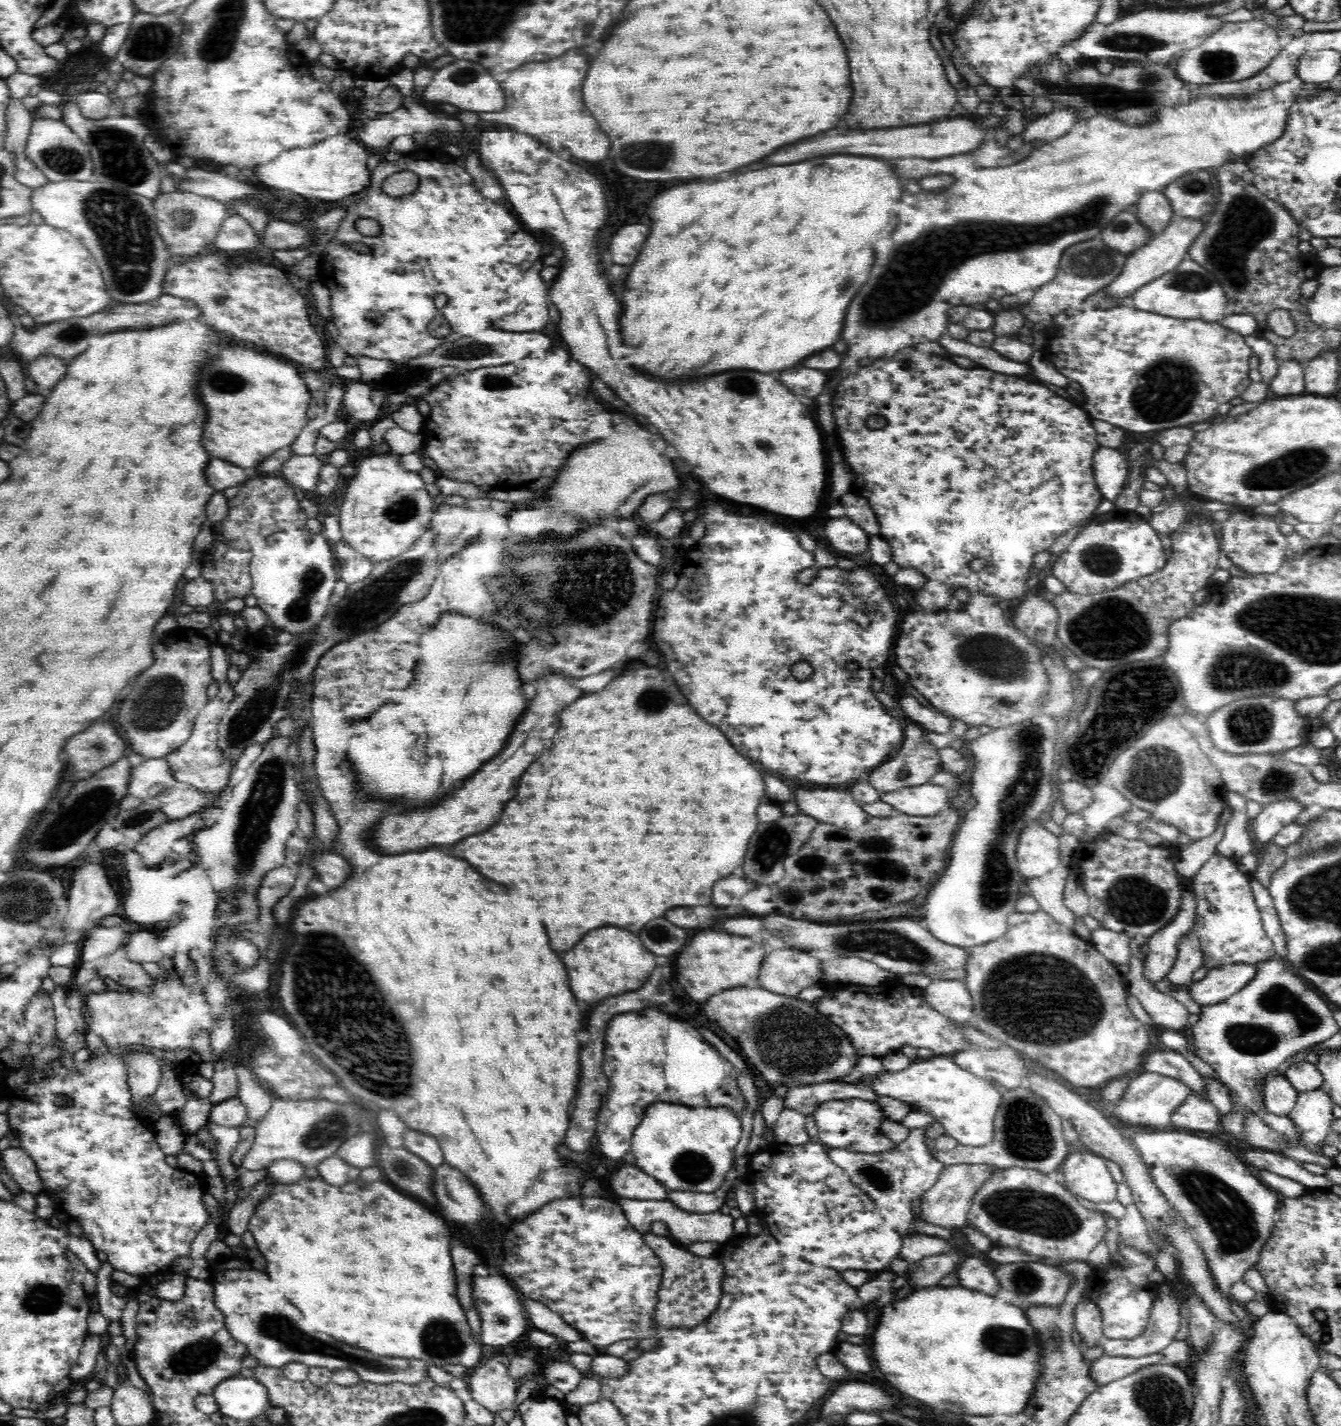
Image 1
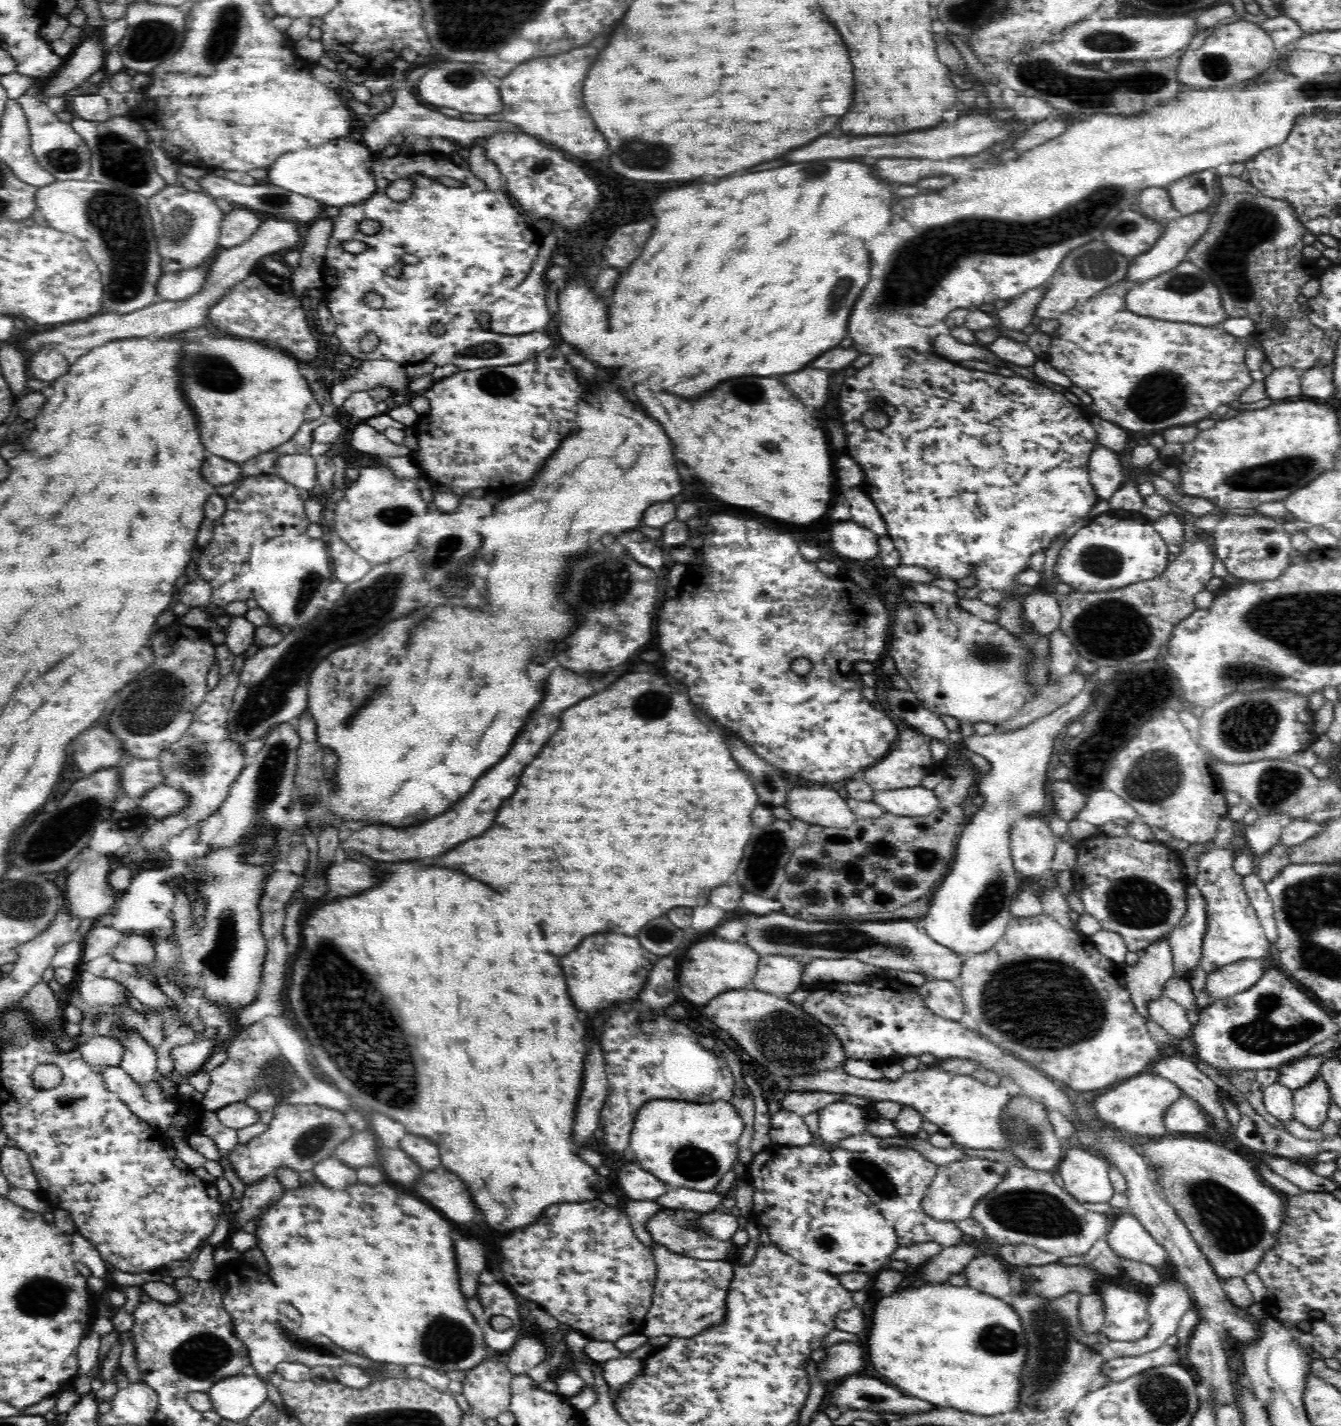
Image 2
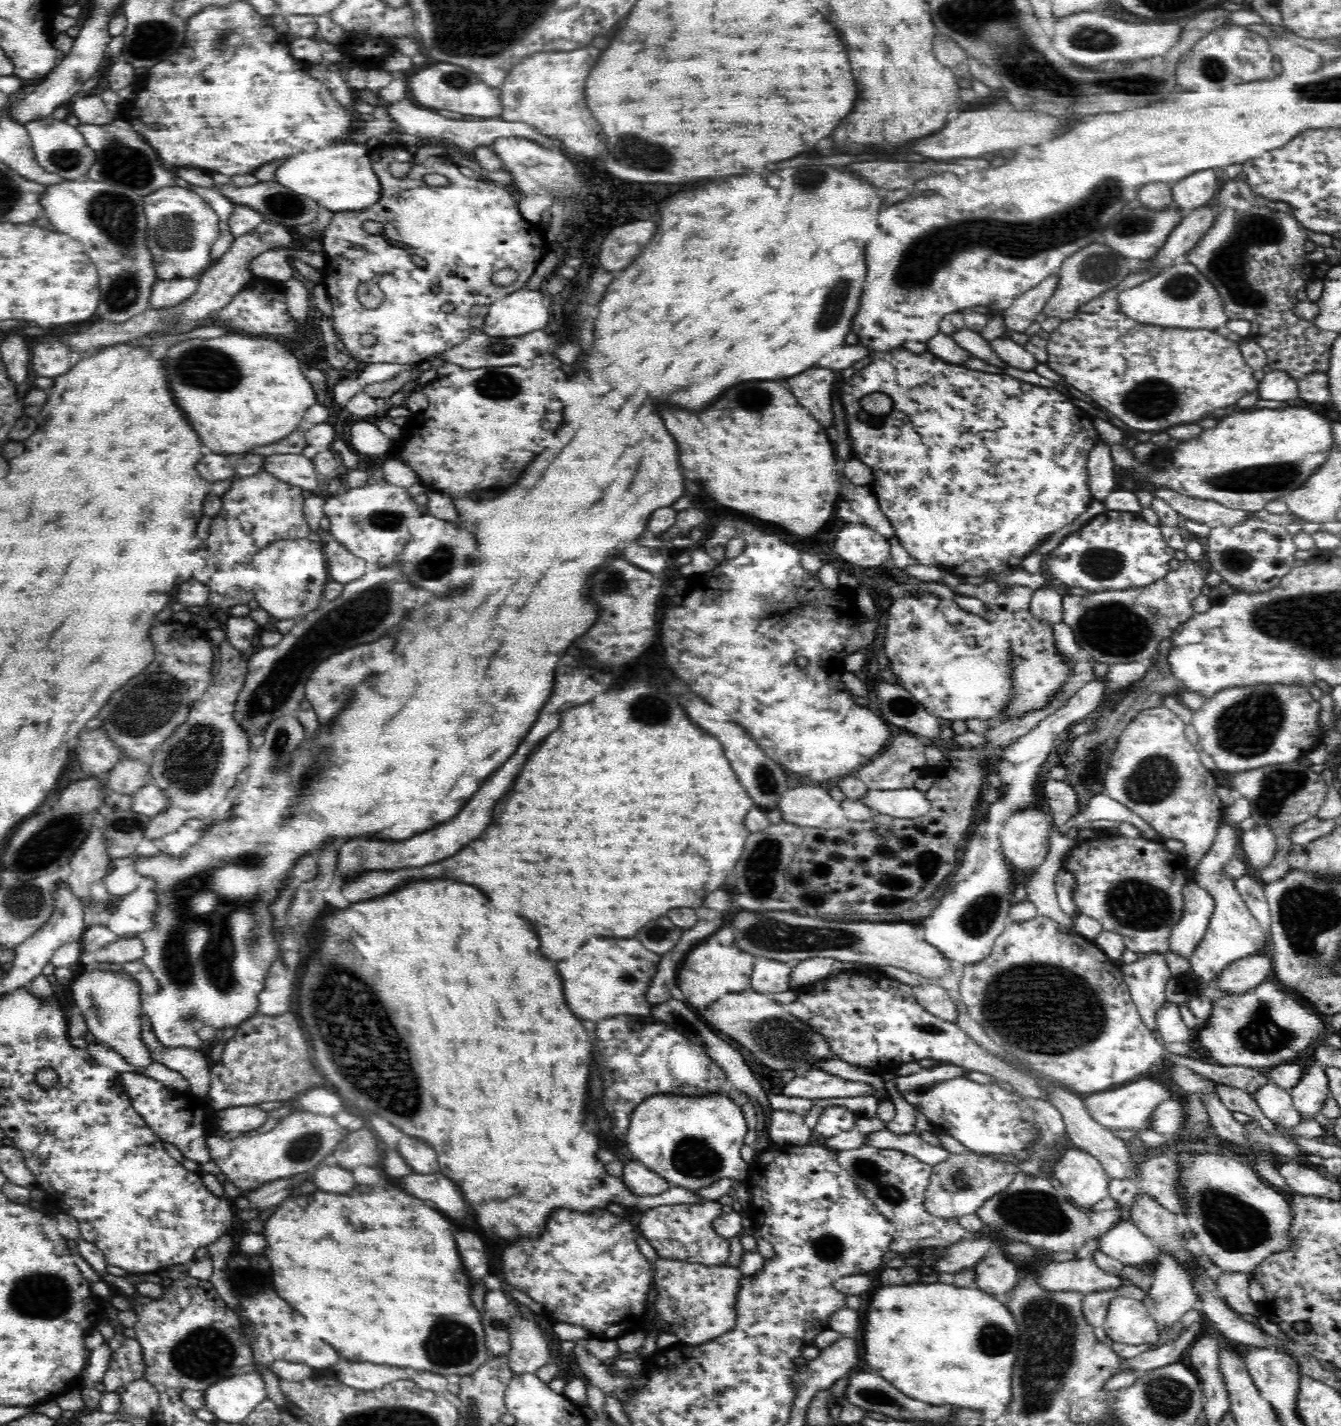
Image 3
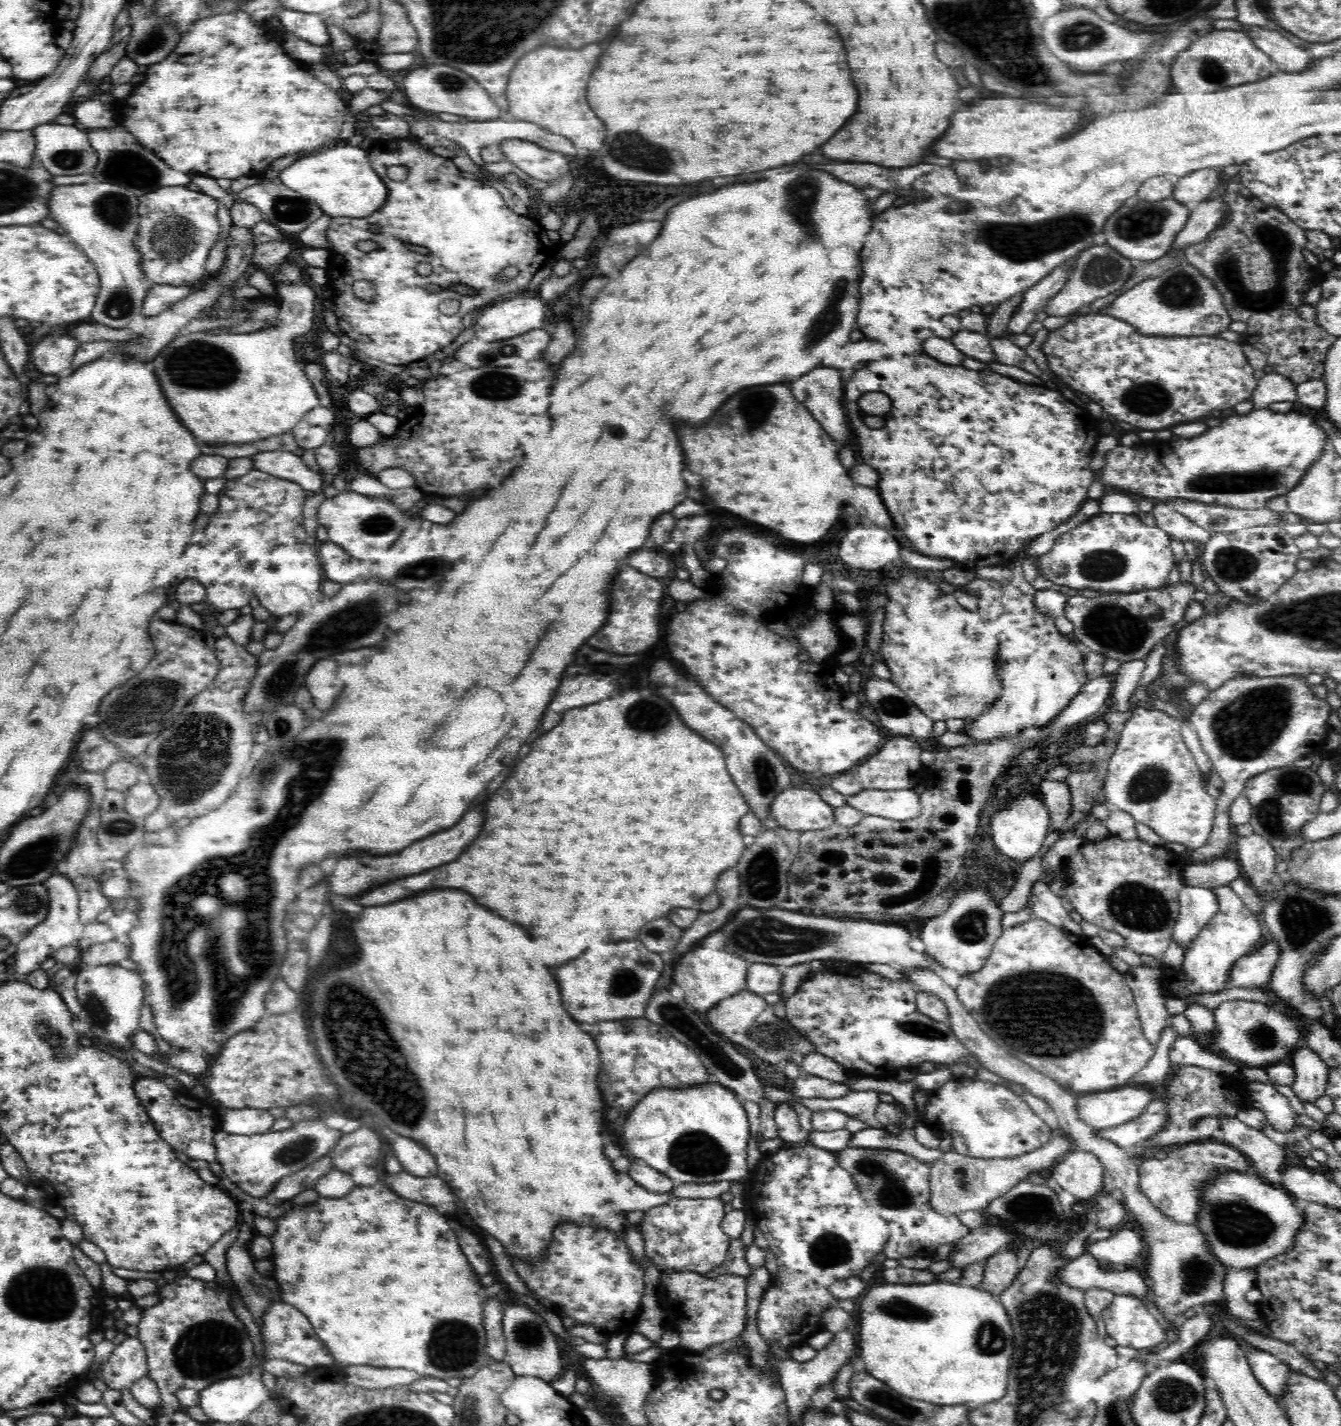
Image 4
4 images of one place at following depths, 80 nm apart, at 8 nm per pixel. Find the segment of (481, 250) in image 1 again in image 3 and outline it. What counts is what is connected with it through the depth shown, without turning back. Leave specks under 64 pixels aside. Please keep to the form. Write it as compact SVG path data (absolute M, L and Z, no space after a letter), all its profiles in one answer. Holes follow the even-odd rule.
M406 147L399 148L395 154L386 153L383 148L371 151L369 157L371 158L371 165L373 166L376 177L378 177L380 181L381 197L372 206L370 206L369 209L335 212L331 222L325 227L325 231L322 234L323 253L325 254L326 262L324 266L320 268L320 274L322 284L328 291L328 298L330 298L332 305L331 318L333 318L333 328L335 329L335 332L337 332L337 338L346 347L345 352L347 352L351 358L357 359L358 361L362 360L362 362L367 363L410 364L412 362L419 362L426 359L427 357L432 356L432 354L436 354L436 352L444 350L446 346L454 346L454 344L468 340L468 338L472 336L472 326L470 326L467 322L467 317L470 316L470 310L472 310L474 306L484 306L487 308L495 300L505 297L511 292L520 290L520 288L522 288L522 286L530 280L530 276L536 272L536 266L540 264L542 258L550 252L550 250L548 250L548 244L546 244L546 238L544 238L544 232L542 232L542 230L536 230L536 226L534 226L532 222L526 222L526 220L522 218L522 214L520 214L520 210L518 210L518 204L514 202L513 195L510 196L510 194L508 194L502 186L494 186L492 182L482 182L482 180L486 180L484 178L476 179L464 176L464 174L460 172L460 166L456 166L456 163L454 162L444 160L444 156L429 156L425 160L422 160L422 162L416 162L416 160L414 160L414 156L414 150ZM395 158L398 162L410 162L410 164L415 165L411 166L410 172L408 172L406 176L396 178L396 176L392 176L392 174L390 174L390 164L392 164L392 160ZM426 174L439 174L445 176L449 180L448 186L427 185L422 179L422 177ZM364 220L375 220L376 222L380 222L383 226L383 233L373 235L364 232L362 228ZM354 244L360 244L363 247L362 250L359 251L351 249L351 245ZM414 254L426 260L425 268L414 264L411 259L411 256L414 256ZM504 268L512 268L512 270L516 270L516 272L518 272L517 279L509 286L500 286L491 281L492 275L496 274L498 270L504 270ZM374 278L378 278L378 286L384 293L384 301L375 309L366 309L360 301L358 301L356 288L358 288L362 282L368 282L368 280L374 280ZM444 304L454 304L454 310L452 310L452 312L444 312L444 310L442 310L442 306L444 306ZM362 334L374 334L377 338L376 344L370 347L364 347L361 345L360 336L362 336Z

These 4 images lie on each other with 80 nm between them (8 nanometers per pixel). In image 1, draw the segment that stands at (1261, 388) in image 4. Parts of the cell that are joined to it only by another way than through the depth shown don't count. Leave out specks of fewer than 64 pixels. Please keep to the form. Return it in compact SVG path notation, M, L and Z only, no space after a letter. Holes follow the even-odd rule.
M1294 359L1280 361L1277 378L1272 380L1270 388L1276 397L1302 395L1306 389L1304 368L1306 364L1298 363Z

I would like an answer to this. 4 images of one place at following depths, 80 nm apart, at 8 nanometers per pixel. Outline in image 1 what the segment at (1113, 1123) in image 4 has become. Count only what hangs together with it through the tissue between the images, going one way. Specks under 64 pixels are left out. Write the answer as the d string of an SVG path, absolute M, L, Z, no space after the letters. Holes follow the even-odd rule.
M1144 1072L1130 1080L1124 1098L1114 1108L1111 1119L1114 1122L1124 1121L1143 1129L1170 1130L1172 1126L1172 1112L1192 1094L1186 1083L1154 1072Z

